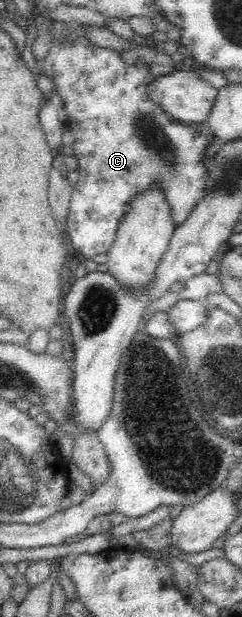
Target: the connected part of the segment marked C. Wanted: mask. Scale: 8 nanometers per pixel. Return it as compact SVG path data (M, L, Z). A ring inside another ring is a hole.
M55 21L52 27L53 44L40 66L45 75L53 80L55 90L63 100L68 127L75 134L70 150L77 159L76 170L80 177L71 190L65 232L82 260L99 253L106 254L111 249L119 220L128 210L128 203L137 192L144 192L149 186L161 188L167 205L171 206L173 226L176 228L181 225L210 185L210 177L202 159L206 156L205 147L213 143L213 138L212 135L193 130L187 123L171 118L151 101L146 85L157 77L150 73L149 64L139 59L127 66L115 49L97 47L87 38L74 35L74 29Z

